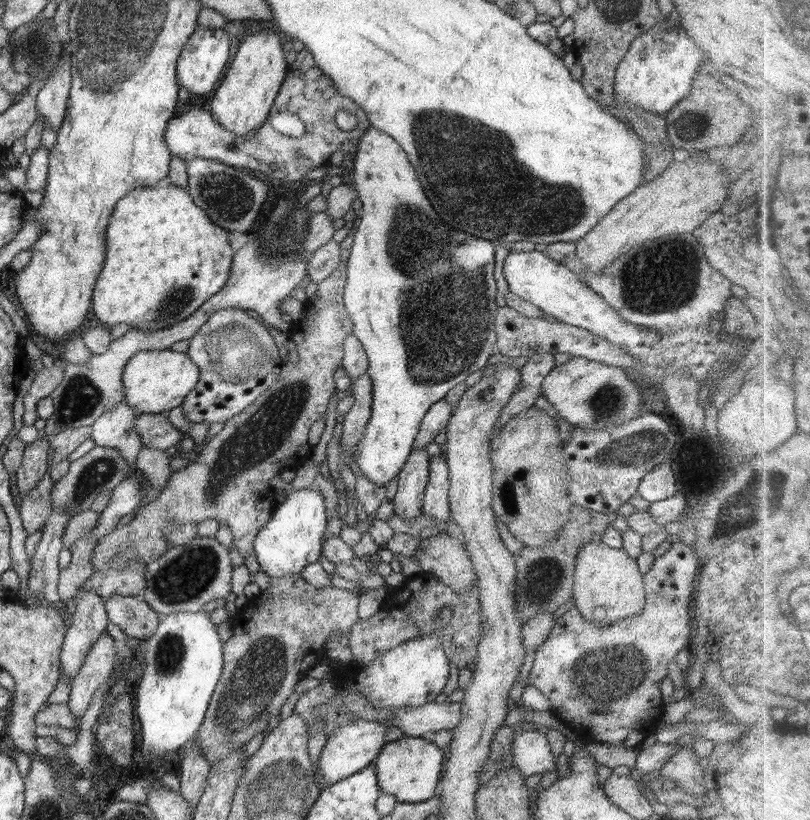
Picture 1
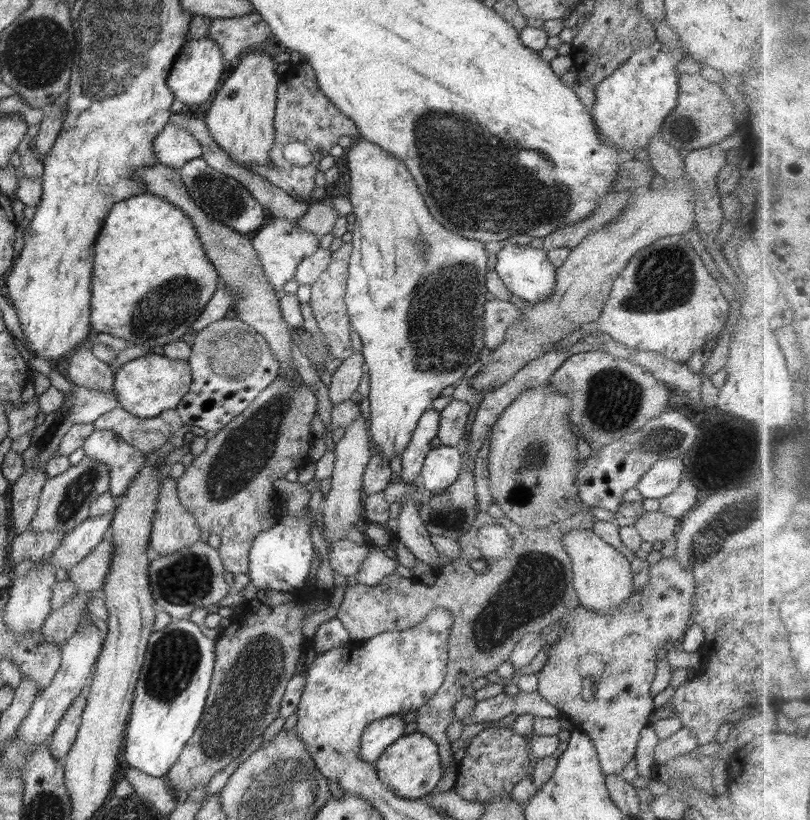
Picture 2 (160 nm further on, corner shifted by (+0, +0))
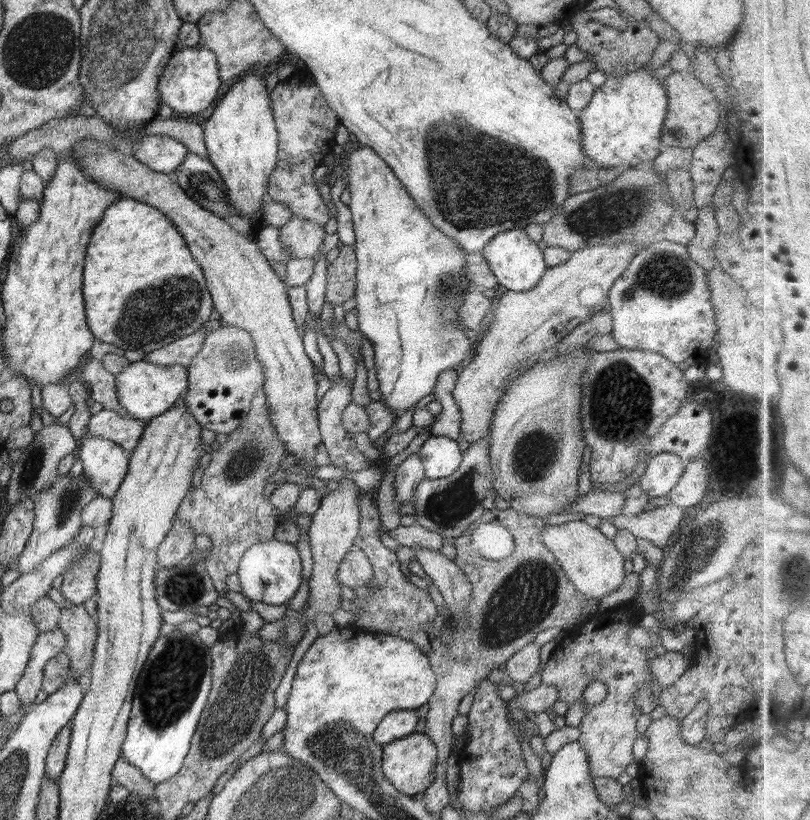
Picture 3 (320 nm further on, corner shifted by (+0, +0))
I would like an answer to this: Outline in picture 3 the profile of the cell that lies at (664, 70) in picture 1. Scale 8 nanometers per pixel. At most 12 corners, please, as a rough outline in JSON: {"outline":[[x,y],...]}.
{"outline":[[645,67],[608,76],[578,114],[598,168],[650,164],[668,97]]}

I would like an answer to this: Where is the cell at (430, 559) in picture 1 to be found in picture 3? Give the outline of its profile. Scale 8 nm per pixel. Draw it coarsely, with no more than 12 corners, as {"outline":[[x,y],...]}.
{"outline":[[418,523],[385,535],[396,546],[440,551],[444,537]]}

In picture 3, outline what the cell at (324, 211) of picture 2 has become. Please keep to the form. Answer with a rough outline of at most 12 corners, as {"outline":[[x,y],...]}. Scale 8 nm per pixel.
{"outline":[[293,216],[279,230],[292,259],[313,258],[325,227]]}

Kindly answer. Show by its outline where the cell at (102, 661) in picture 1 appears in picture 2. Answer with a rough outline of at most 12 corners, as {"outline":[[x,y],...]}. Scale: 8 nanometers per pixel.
{"outline":[[86,689],[66,709],[50,741],[63,760],[74,746],[87,701]]}

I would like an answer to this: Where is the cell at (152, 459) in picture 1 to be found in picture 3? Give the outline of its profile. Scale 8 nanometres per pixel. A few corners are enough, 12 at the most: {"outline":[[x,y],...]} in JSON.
{"outline":[[177,517],[157,550],[158,569],[196,550],[197,534]]}

